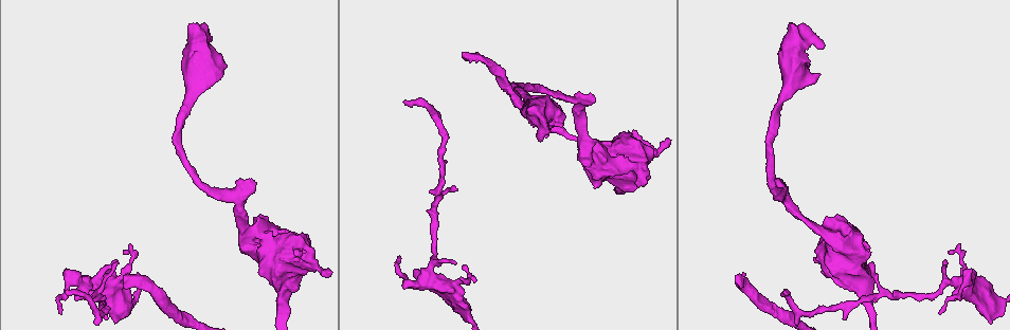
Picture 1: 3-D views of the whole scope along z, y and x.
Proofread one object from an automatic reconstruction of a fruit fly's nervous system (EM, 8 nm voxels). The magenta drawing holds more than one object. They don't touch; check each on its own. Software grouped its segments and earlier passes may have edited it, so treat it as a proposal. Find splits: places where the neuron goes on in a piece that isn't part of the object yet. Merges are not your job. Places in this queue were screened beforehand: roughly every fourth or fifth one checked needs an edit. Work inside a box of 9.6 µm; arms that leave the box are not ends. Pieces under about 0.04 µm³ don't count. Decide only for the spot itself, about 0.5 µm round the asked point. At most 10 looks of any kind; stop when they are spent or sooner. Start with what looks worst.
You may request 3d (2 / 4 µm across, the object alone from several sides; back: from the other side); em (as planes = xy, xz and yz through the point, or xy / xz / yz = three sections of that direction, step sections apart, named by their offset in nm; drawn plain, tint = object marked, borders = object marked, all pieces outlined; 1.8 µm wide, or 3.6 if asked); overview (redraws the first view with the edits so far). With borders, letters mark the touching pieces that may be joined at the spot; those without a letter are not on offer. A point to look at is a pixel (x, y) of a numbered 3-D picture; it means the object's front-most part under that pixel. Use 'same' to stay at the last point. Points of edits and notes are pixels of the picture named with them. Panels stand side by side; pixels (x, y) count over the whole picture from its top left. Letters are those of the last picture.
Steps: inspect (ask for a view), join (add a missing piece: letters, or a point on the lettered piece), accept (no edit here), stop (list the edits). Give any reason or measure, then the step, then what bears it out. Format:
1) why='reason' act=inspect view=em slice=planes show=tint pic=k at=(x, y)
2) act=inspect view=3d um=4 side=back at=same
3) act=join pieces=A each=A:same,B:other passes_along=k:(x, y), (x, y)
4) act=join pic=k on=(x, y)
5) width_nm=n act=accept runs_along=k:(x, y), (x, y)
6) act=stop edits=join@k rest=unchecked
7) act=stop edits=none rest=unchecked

why='free end' act=inspect view=em slice=planes show=borders pic=1 at=(783, 289)

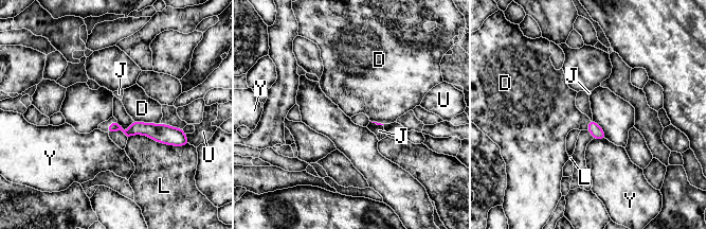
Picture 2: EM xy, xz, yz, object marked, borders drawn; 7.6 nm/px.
act=join pieces=D each=D:same,J:other,L:other,U:other,Y:other passes_along=2:(167, 135), (147, 123), (142, 108) found='it goes on there'

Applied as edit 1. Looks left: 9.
act=inspect view=overview

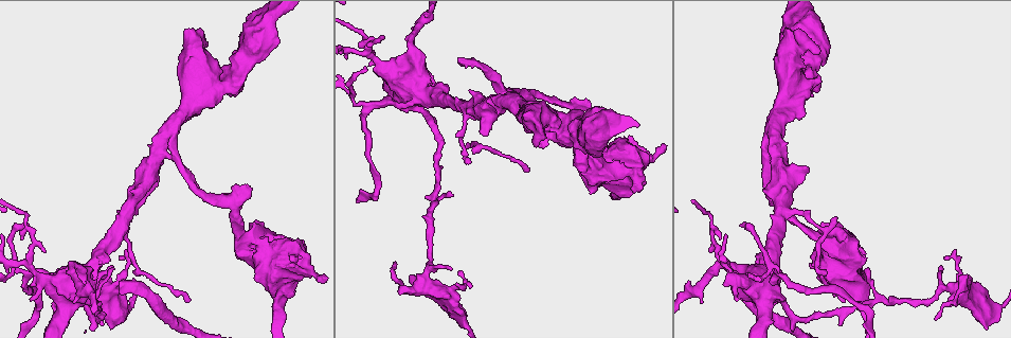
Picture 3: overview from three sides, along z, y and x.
why='thin end' act=inspect view=3d um=2 pic=3 at=(866, 270)

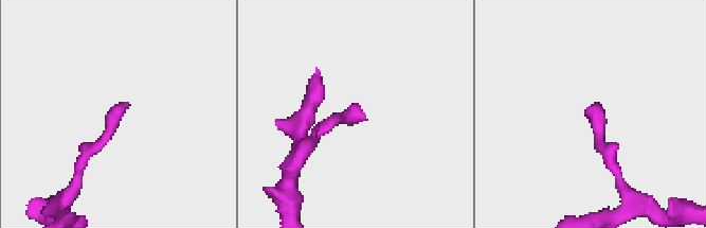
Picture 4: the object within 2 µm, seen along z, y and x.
why='now the EM' act=inspect view=em slice=planes show=tint pic=4 at=(364, 120)

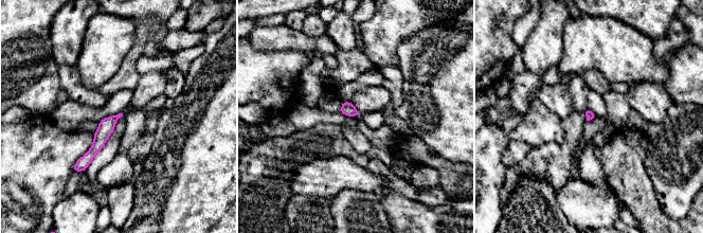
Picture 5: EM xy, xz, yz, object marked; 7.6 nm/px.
act=inspect view=em slice=planes show=borders at=same

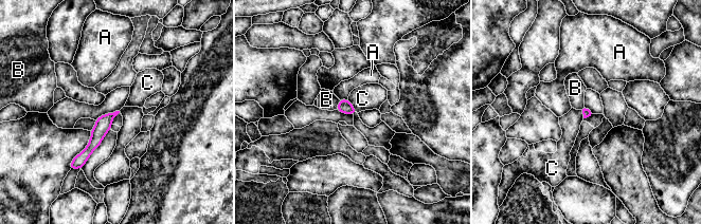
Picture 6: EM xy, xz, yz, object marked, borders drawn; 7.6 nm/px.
longest_contact=C:130nm act=accept each=A:other,B:other,C:other runs_along=6:(111, 115), (92, 146), (75, 162) found='none of them fits'

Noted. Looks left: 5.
why='free end' act=inspect view=3d um=4 pic=3 at=(823, 63)

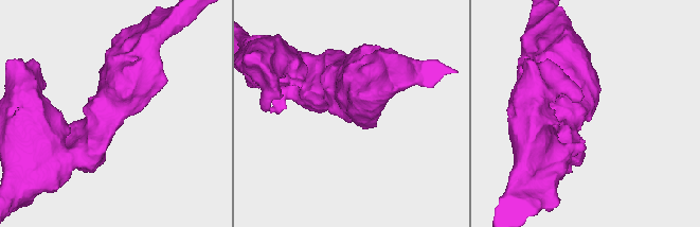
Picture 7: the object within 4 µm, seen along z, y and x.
act=inspect view=em um=3.6 slice=planes show=borders pic=7 at=(589, 121)

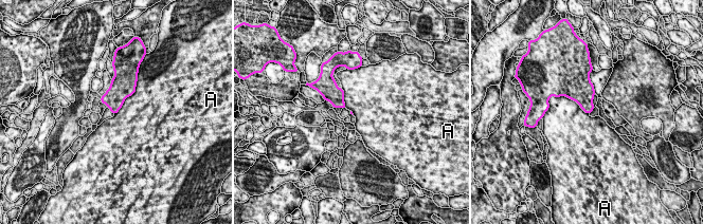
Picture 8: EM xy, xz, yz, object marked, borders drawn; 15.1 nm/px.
act=accept each=A:other border=8:(556, 96), (573, 99), (589, 114) found='no lettered piece goes on from it'

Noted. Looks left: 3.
act=stop edits=join@2 rest=unchecked

